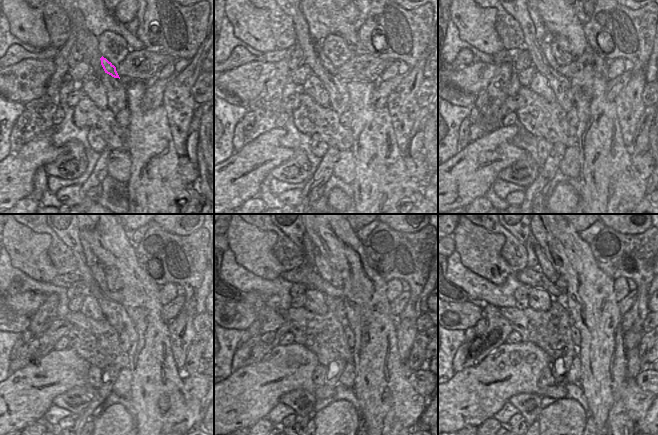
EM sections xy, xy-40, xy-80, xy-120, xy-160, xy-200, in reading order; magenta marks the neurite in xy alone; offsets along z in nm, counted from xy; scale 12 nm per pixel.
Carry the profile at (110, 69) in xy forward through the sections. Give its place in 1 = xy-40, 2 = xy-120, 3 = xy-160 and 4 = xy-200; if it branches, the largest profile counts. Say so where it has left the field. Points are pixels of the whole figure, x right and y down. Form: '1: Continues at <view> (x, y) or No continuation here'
1: Continues at xy-40 (325, 61)
2: Continues at xy-120 (97, 270)
3: Continues at xy-160 (323, 268)
4: Continues at xy-200 (546, 268).

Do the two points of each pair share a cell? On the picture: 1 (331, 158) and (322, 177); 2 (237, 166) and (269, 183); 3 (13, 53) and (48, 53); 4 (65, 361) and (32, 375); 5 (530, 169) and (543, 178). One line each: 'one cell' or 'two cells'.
1: one cell
2: two cells
3: one cell
4: one cell
5: two cells

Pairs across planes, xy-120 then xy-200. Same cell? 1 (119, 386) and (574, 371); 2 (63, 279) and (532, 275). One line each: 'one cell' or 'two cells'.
1: one cell
2: one cell

